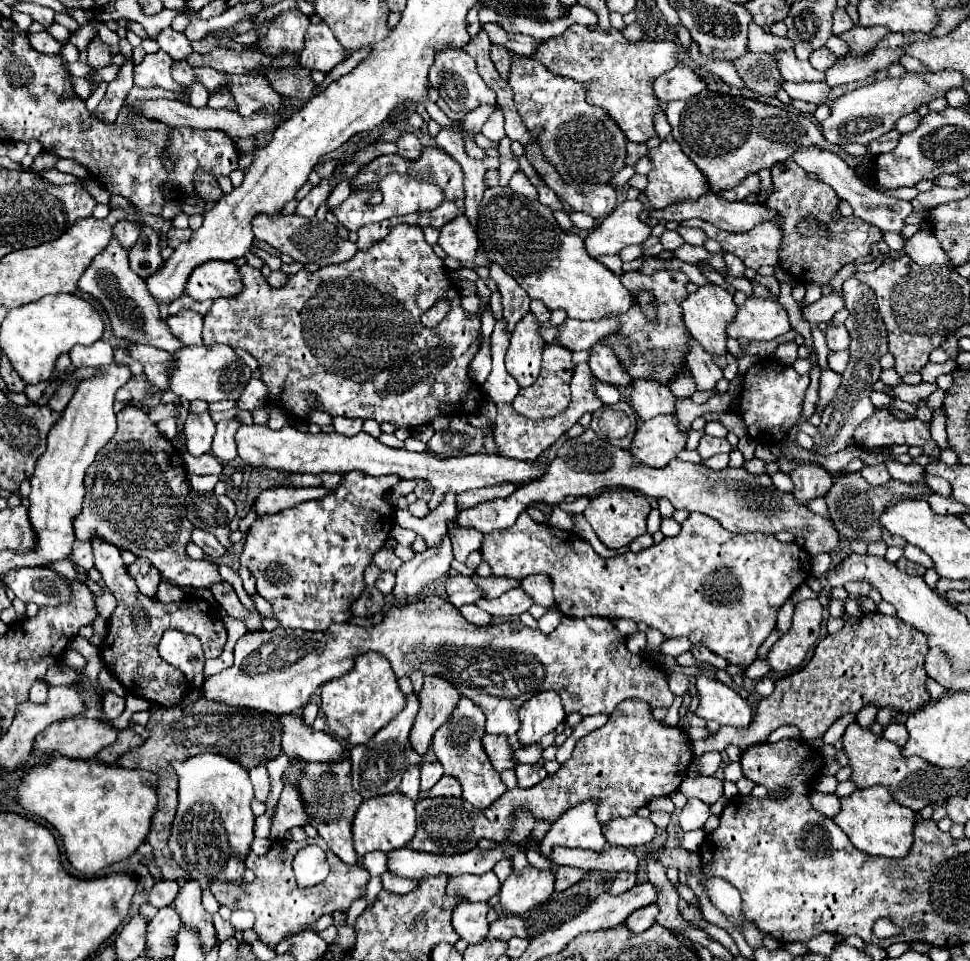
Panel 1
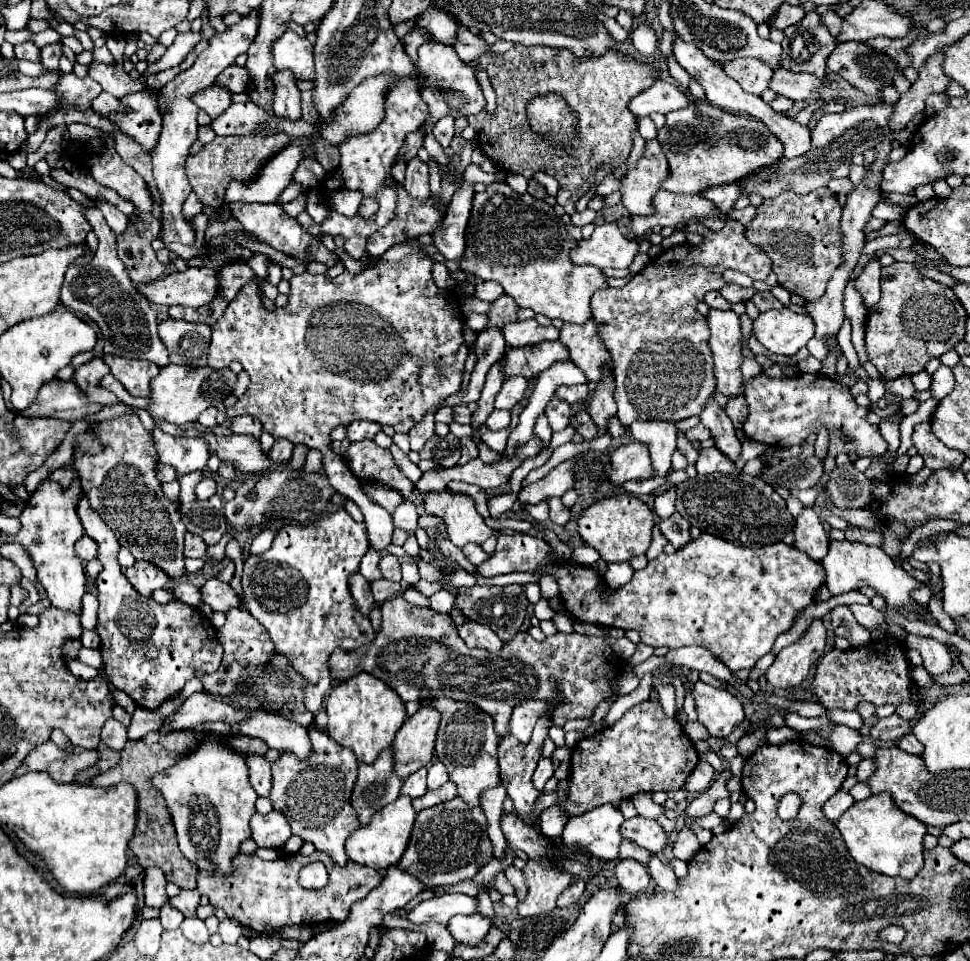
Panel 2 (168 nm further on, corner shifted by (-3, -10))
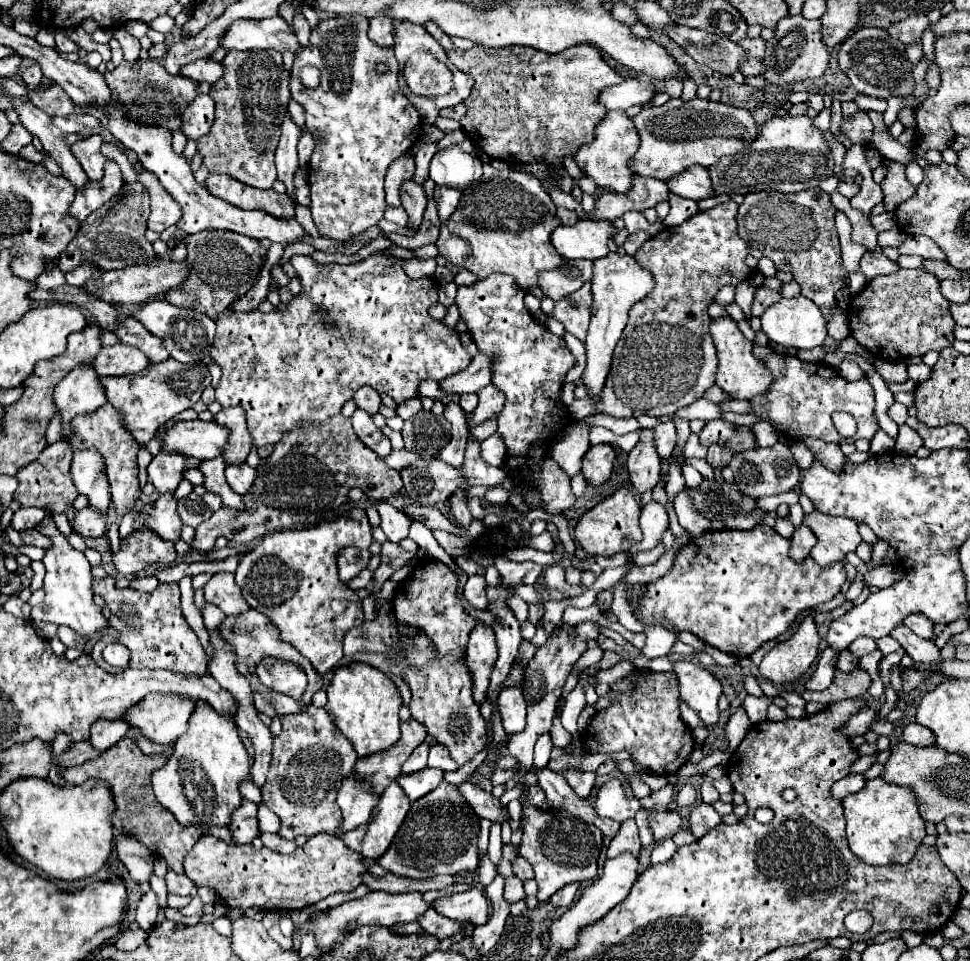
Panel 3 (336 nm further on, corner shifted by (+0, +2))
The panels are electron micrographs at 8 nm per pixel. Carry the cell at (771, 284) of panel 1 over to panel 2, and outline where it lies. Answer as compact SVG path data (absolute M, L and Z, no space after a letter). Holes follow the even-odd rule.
M761 291L761 293L755 293L751 301L753 301L753 303L759 307L759 311L783 309L783 303L781 303L781 301L777 301L777 299L773 297L773 293L771 293L771 291Z

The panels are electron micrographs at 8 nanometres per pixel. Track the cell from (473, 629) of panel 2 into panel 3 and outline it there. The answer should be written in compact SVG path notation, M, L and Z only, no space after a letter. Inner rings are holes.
M478 623L474 631L470 633L468 641L468 671L472 675L472 697L476 699L478 705L486 699L488 683L490 683L490 673L496 663L498 651L496 651L496 637L492 627Z

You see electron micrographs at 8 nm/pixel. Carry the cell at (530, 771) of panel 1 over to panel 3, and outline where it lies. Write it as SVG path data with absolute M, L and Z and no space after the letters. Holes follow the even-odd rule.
M548 733L540 735L540 739L536 741L536 747L534 747L534 765L536 767L546 767L548 765L548 761L550 761L550 749L552 749L550 735Z

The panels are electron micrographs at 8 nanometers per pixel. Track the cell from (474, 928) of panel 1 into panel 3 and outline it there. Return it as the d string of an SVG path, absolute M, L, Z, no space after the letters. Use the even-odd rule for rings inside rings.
M476 887L464 893L454 893L454 895L436 899L434 909L440 915L454 921L470 919L470 923L476 923L476 925L484 925L488 921L488 899Z

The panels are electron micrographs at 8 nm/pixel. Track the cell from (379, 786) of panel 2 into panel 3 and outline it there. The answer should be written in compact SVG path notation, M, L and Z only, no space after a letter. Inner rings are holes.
M352 775L346 777L338 791L338 799L336 799L338 807L342 809L340 833L352 831L354 827L362 827L364 823L368 823L378 799L380 797L370 793L366 783L356 783L356 779L352 779Z

